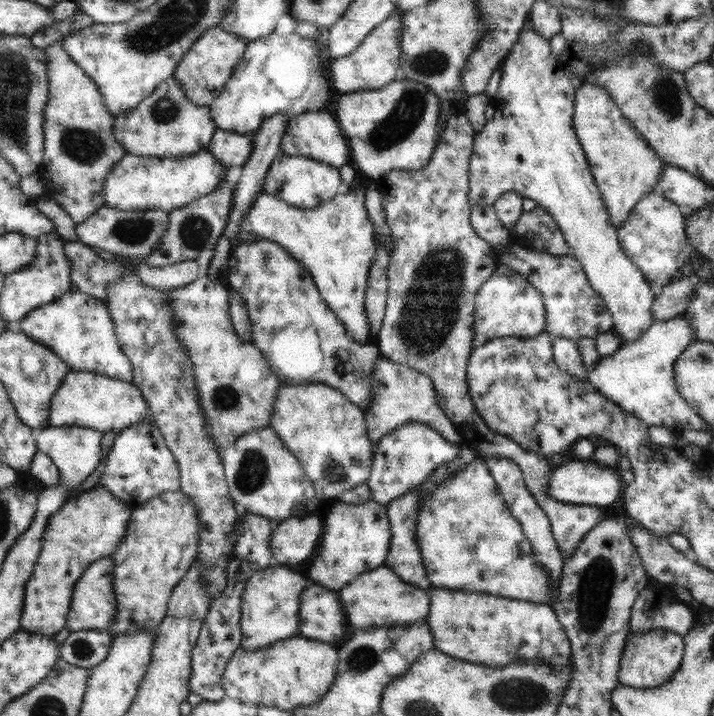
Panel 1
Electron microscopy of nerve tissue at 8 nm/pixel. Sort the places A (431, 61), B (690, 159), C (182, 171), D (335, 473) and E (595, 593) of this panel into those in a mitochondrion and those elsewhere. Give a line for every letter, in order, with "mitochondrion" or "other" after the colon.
A: mitochondrion
B: other
C: other
D: mitochondrion
E: mitochondrion

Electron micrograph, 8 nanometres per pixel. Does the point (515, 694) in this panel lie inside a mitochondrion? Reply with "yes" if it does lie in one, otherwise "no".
yes

